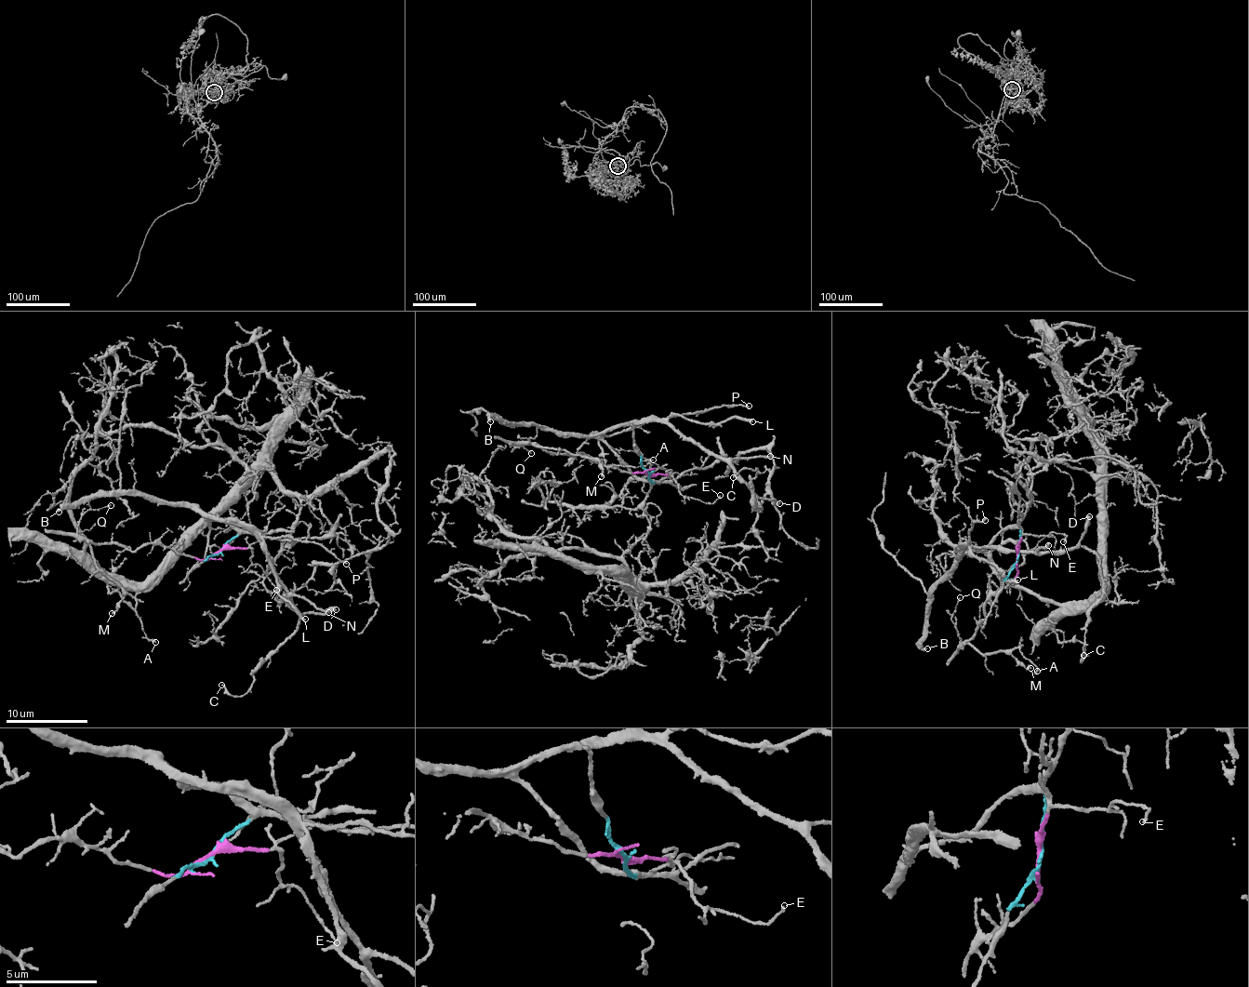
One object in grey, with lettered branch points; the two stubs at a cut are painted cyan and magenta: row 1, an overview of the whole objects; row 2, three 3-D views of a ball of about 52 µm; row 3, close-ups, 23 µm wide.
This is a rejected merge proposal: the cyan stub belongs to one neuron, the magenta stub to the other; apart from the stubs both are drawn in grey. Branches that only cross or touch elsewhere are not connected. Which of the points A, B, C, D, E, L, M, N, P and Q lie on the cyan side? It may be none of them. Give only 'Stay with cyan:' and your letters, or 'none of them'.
Stay with cyan: B, C, D, L, N, P

